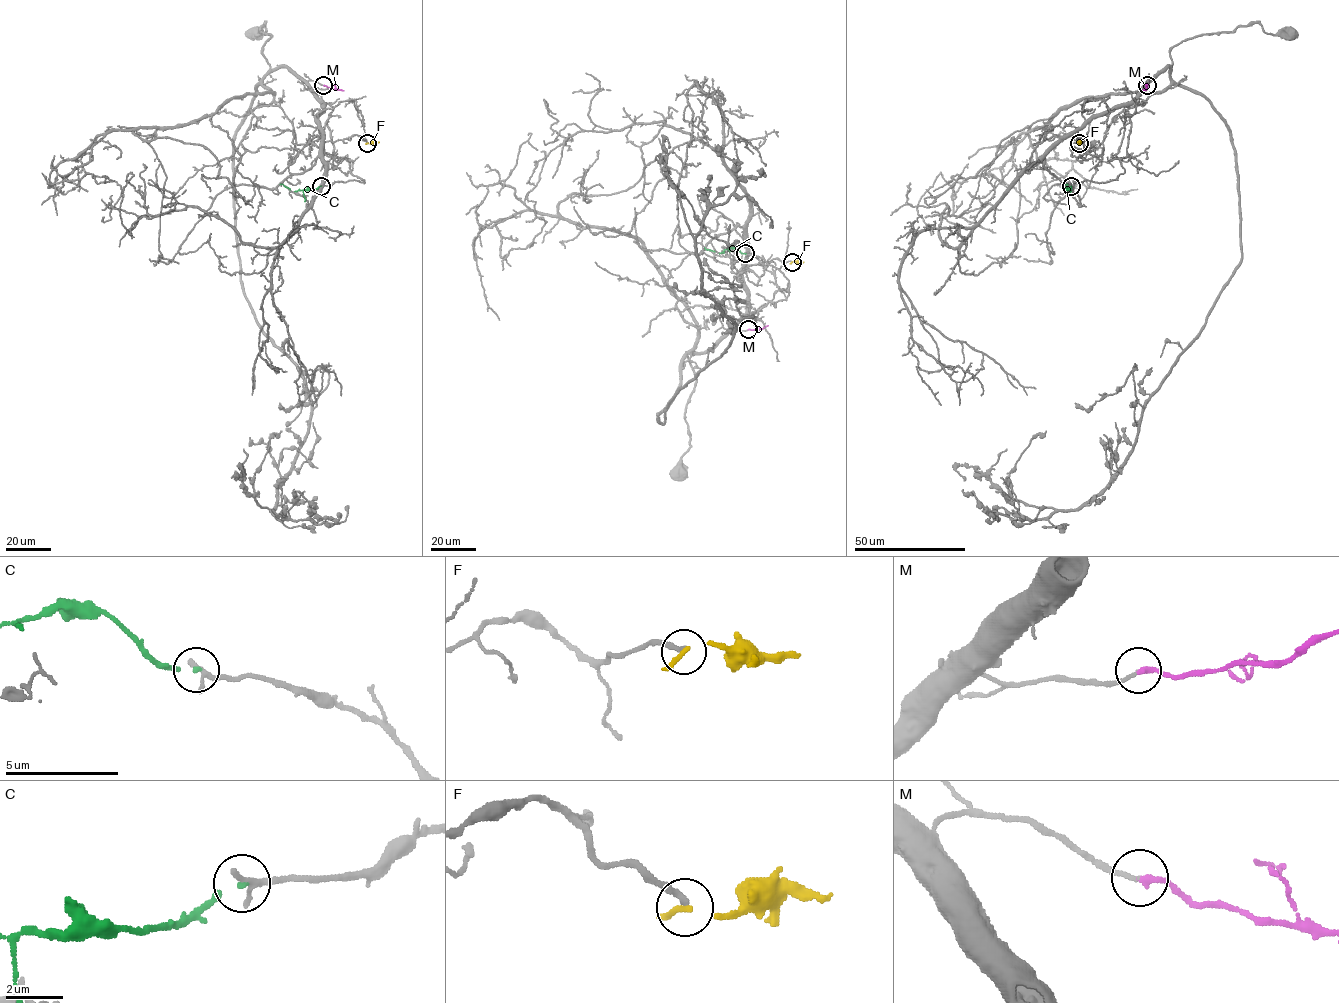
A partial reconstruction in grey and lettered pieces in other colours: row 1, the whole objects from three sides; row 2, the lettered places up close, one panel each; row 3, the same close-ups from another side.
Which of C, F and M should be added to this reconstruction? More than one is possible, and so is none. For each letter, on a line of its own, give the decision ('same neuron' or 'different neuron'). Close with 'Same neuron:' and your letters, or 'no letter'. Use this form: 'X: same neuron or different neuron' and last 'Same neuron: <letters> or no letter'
C: different neuron
F: different neuron
M: same neuron
Same neuron: M

